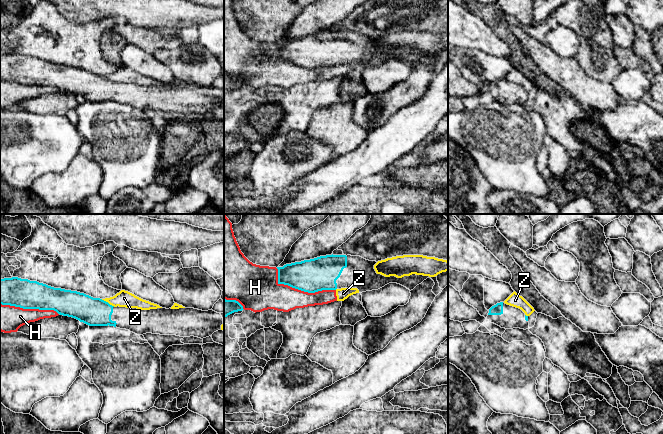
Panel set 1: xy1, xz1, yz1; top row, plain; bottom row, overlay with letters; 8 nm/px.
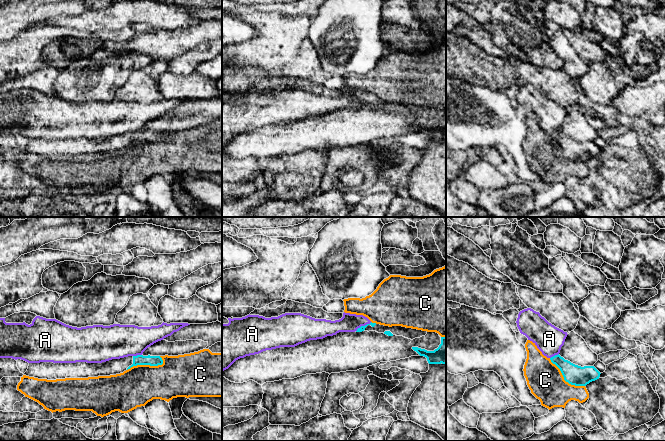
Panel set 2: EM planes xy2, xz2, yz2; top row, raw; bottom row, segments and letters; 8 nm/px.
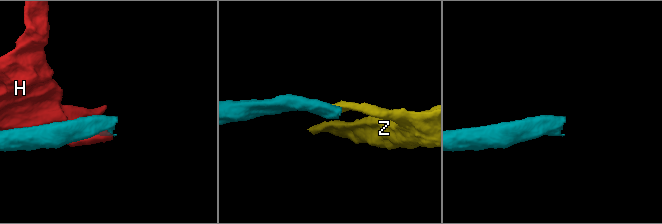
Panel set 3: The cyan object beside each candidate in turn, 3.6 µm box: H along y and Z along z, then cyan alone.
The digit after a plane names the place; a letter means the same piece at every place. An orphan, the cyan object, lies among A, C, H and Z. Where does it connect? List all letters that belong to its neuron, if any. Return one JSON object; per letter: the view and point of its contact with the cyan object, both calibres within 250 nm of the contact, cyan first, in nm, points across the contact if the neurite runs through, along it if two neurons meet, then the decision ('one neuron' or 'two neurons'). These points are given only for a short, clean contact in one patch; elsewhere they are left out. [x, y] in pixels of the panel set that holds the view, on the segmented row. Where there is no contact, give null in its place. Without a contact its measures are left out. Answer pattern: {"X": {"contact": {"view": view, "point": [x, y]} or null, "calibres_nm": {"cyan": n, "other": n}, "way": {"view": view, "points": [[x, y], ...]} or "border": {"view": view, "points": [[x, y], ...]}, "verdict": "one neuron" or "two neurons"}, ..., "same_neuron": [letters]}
{"A": {"contact": {"view": "xz2", "point": [363, 326]}, "calibres_nm": {"cyan": 50, "other": 140}, "border": {"view": "xz2", "points": [[371, 322], [361, 325], [356, 331]]}, "verdict": "two neurons"}, "C": {"contact": {"view": "xy2", "point": [146, 364]}, "calibres_nm": {"cyan": 80, "other": 320}, "verdict": "two neurons"}, "H": {"contact": {"view": "xz1", "point": [300, 289]}, "calibres_nm": {"cyan": 260, "other": 220}, "verdict": "two neurons"}, "Z": {"contact": {"view": "xy1", "point": [107, 302]}, "calibres_nm": {"cyan": 220, "other": 130}, "border": {"view": "xy1", "points": [[101, 299], [114, 306]]}, "verdict": "two neurons"}, "same_neuron": []}

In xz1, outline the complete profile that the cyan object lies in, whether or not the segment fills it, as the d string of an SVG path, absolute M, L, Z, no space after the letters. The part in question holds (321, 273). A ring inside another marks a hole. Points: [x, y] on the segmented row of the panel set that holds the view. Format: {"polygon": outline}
{"polygon": "M333 254L320 256L310 260L286 264L283 267L277 267L278 284L288 285L292 288L308 293L315 293L322 290L336 290L341 288L357 288L359 293L362 293L366 291L378 290L389 283L400 284L411 291L427 278L431 278L435 283L432 292L437 296L443 290L439 287L436 276L429 277L412 274L402 278L397 278L395 276L385 277L376 273L374 269L374 265L376 263L376 261L369 261L360 256Z"}

